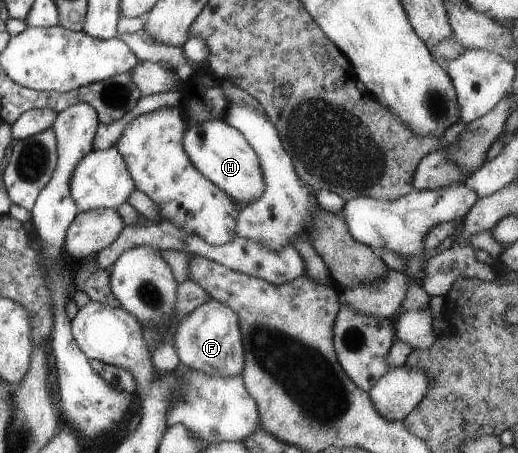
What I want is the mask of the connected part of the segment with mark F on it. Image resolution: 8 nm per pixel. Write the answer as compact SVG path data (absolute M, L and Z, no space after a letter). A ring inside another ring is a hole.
M211 297L179 321L175 326L171 344L179 363L184 367L219 377L241 375L243 336L238 316L234 310Z

